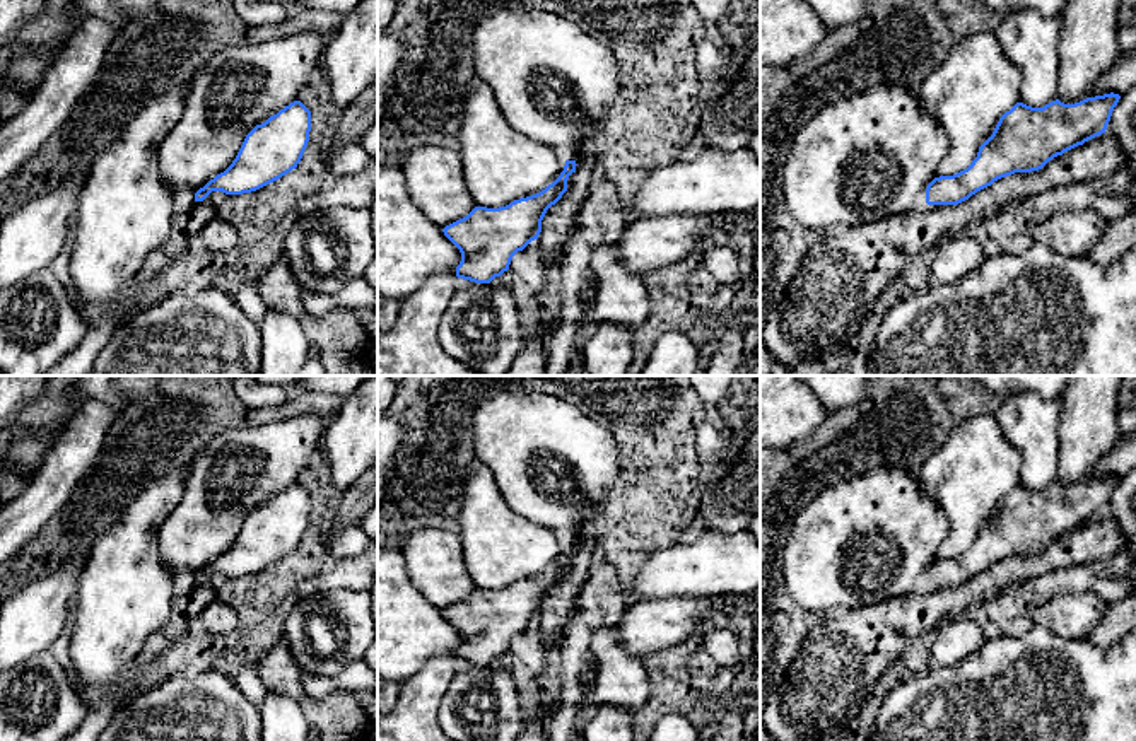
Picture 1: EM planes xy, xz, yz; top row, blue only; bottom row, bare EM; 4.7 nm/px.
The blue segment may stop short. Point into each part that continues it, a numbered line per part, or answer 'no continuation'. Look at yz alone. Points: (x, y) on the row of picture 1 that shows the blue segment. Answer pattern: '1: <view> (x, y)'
no continuation

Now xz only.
no continuation

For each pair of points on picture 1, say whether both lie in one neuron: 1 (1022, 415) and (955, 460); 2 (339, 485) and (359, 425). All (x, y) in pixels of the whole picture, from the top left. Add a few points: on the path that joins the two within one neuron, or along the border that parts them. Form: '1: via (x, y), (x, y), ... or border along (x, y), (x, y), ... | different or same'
1: border along (993, 414), (1001, 434), (1018, 453), (1020, 465) | different
2: via (344, 470), (354, 441) | same

